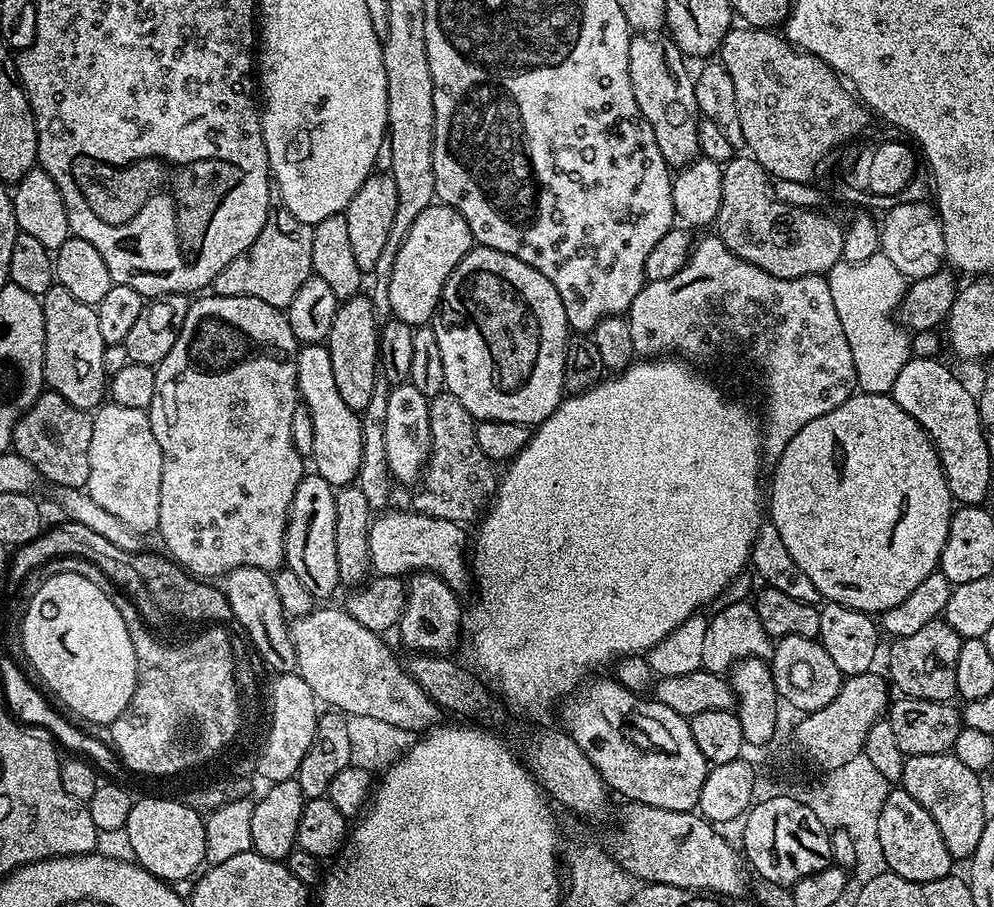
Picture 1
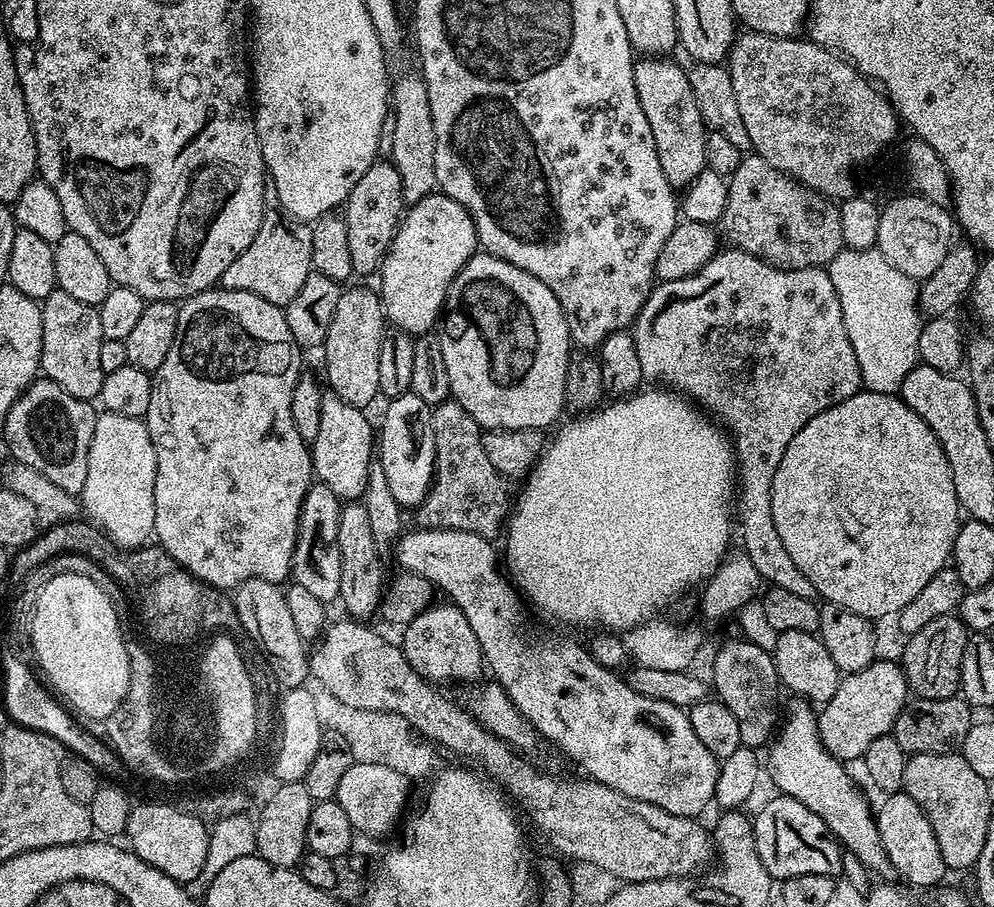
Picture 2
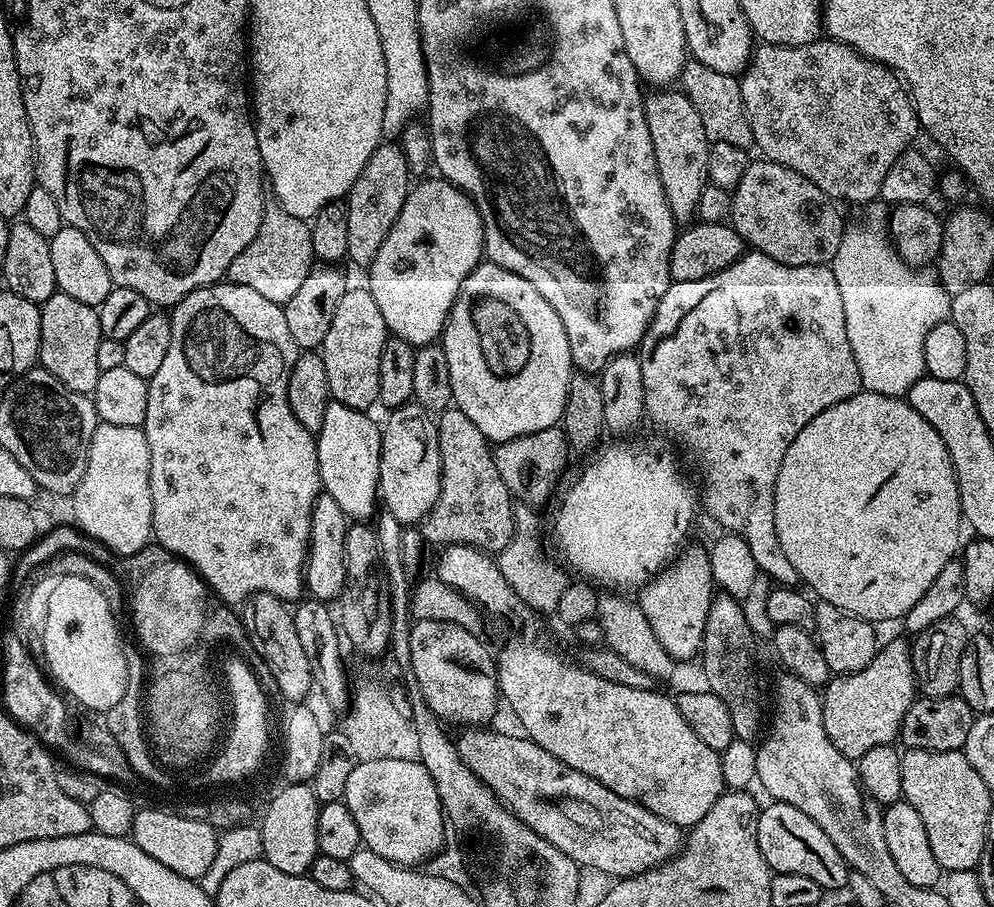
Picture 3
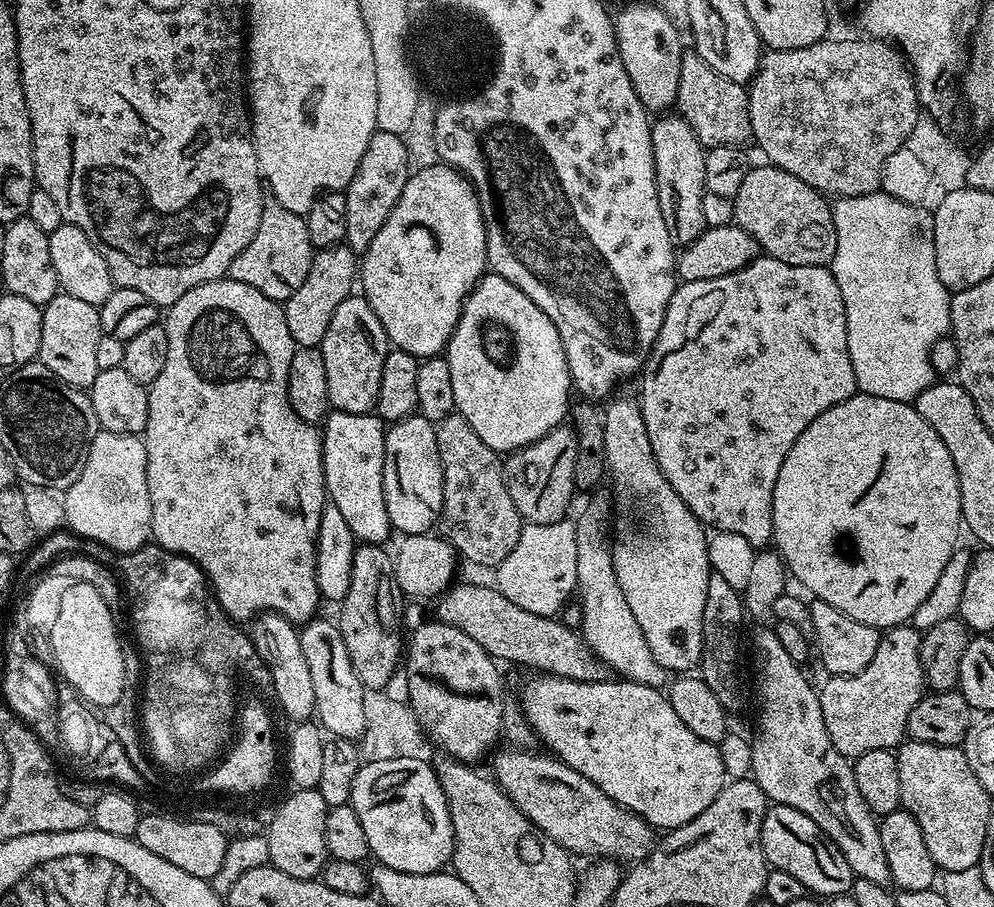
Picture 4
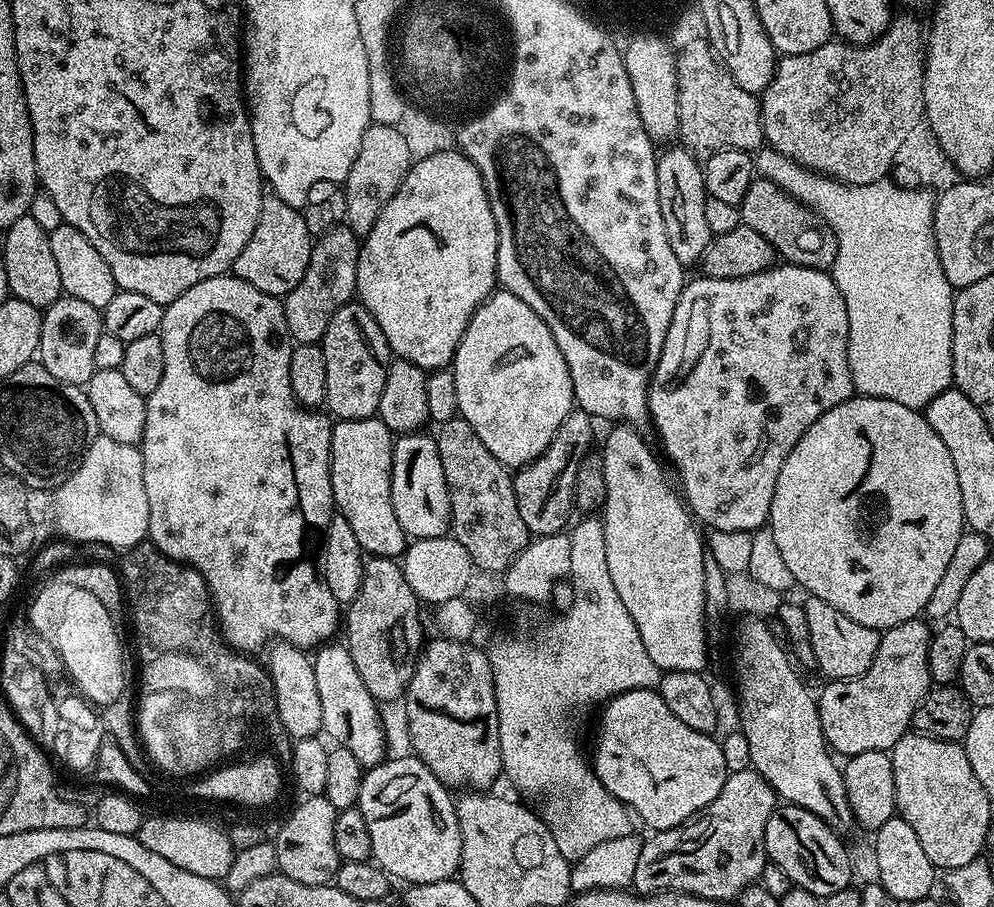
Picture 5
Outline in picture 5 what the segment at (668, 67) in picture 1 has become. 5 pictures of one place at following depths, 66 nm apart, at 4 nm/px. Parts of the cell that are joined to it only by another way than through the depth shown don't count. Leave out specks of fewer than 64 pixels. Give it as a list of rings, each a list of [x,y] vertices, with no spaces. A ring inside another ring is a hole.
[[[682,146],[670,148],[662,152],[656,161],[658,174],[658,198],[662,211],[662,222],[665,223],[666,238],[669,239],[670,250],[678,262],[685,268],[699,263],[706,246],[712,240],[712,231],[707,225],[705,202],[707,192],[703,167],[689,150]]]

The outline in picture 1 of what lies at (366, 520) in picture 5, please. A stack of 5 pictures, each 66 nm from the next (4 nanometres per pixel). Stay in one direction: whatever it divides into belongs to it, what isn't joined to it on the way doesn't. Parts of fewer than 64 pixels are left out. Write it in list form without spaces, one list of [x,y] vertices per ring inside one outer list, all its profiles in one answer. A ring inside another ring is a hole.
[[[323,343],[306,344],[299,349],[296,361],[298,374],[296,383],[303,407],[307,408],[310,420],[314,422],[314,450],[310,464],[315,475],[326,478],[333,488],[338,489],[351,485],[357,479],[362,466],[363,426],[361,417],[338,394],[334,383],[334,366],[330,366],[330,354]]]

